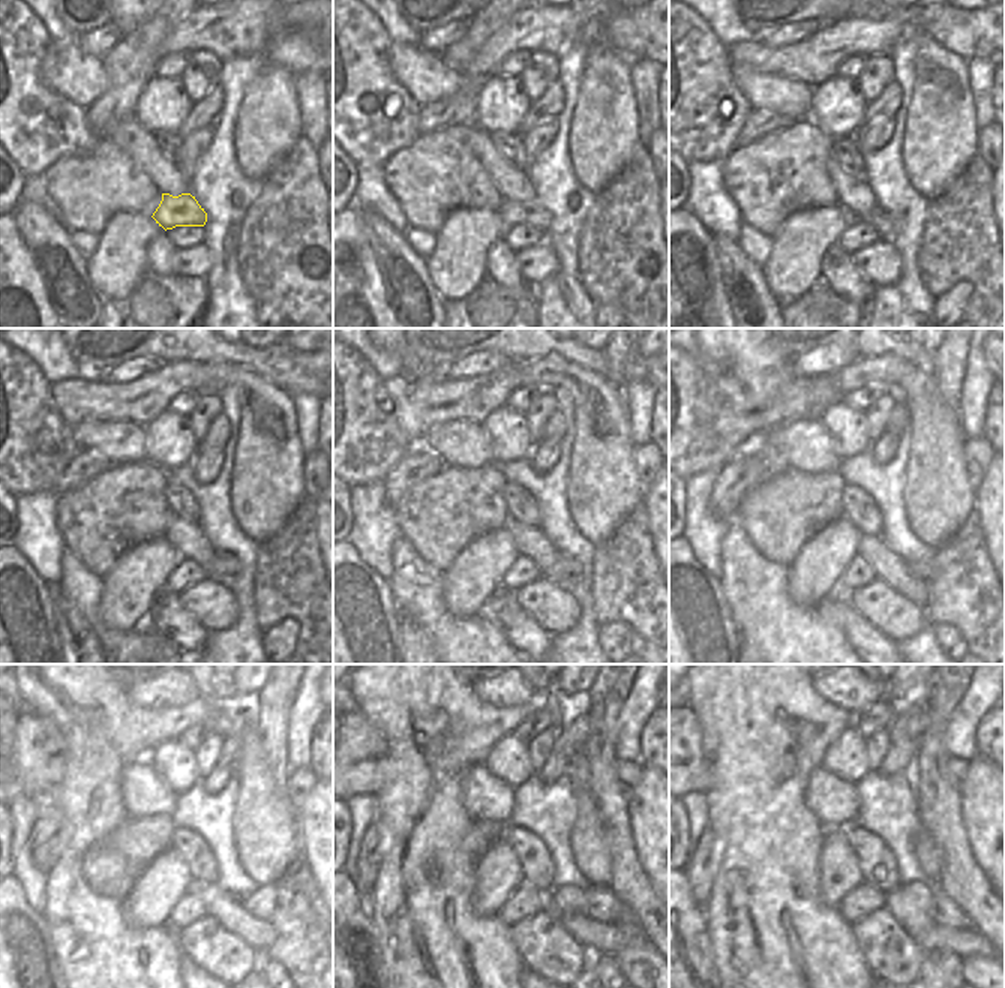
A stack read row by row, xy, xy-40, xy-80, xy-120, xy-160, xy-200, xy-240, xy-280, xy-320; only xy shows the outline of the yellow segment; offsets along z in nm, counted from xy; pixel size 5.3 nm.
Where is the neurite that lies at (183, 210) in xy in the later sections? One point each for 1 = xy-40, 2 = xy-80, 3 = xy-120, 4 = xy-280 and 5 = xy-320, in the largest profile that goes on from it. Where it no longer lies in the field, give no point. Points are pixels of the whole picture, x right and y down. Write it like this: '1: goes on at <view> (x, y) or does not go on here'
1: goes on at xy-40 (512, 213)
2: goes on at xy-80 (887, 227)
3: goes on at xy-120 (224, 567)
4: goes on at xy-280 (603, 906)
5: goes on at xy-320 (944, 910)

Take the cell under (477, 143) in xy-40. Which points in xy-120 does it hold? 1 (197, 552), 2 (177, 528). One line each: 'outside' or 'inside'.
1: inside
2: inside

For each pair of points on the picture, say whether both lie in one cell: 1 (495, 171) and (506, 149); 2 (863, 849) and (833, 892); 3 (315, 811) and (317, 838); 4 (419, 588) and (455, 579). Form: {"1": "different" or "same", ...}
{"1": "different", "2": "different", "3": "same", "4": "different"}

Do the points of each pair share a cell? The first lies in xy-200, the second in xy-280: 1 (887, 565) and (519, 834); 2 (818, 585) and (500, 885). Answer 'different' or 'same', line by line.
1: different
2: same

